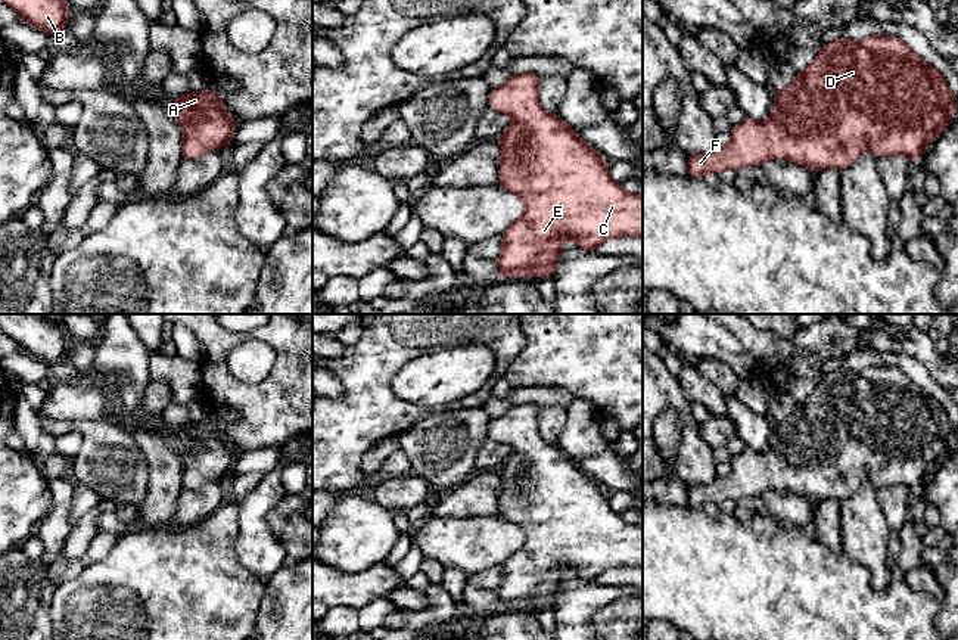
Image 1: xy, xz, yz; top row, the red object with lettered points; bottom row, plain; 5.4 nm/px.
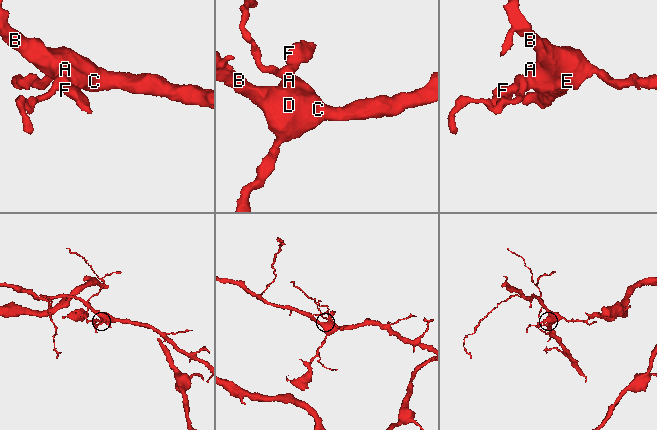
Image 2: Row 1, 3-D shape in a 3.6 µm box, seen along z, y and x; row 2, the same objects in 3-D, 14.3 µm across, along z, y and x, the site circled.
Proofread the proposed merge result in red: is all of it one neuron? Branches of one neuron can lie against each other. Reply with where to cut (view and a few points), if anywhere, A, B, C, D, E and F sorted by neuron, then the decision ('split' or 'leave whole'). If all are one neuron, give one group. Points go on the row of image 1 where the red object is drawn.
no cut | A B C D E F | leave whole

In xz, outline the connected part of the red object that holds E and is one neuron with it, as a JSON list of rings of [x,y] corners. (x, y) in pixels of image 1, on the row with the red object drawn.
[[[513,75],[501,87],[491,88],[488,108],[508,114],[513,122],[495,140],[501,149],[498,187],[517,195],[525,202],[523,215],[507,227],[501,254],[497,258],[503,279],[553,276],[560,258],[562,242],[573,239],[579,249],[595,252],[609,237],[643,237],[643,195],[628,193],[609,174],[606,159],[591,149],[557,114],[542,112],[538,100],[539,75]]]

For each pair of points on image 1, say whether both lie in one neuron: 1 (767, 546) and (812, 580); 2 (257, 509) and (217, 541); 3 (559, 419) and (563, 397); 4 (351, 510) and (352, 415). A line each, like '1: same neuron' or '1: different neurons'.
1: same neuron
2: different neurons
3: different neurons
4: different neurons

